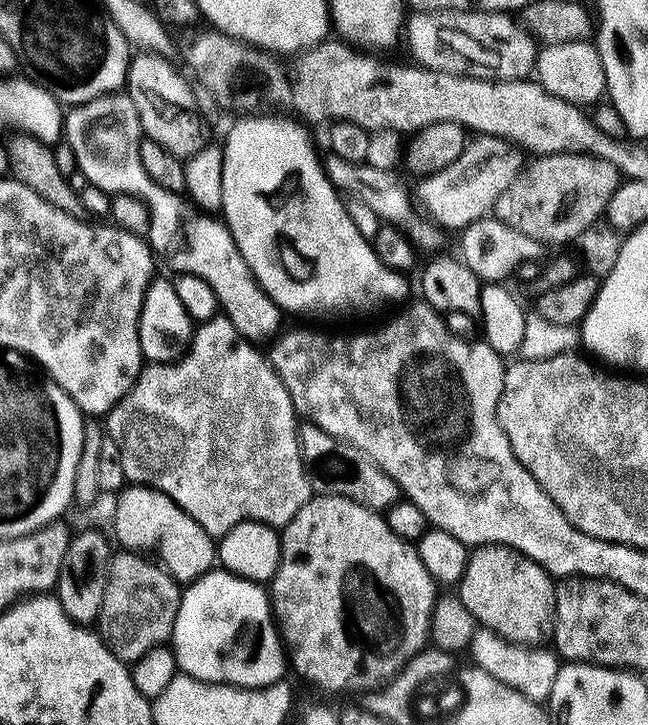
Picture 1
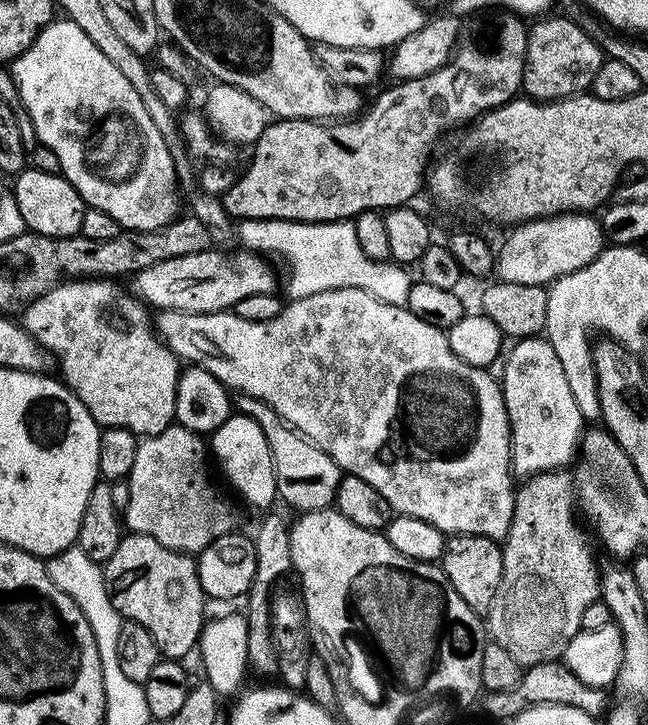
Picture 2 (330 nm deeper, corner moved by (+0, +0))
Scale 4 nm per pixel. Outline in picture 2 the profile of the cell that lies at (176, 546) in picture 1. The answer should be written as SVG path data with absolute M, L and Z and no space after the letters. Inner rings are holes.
M133 532L122 537L118 542L118 550L114 550L114 555L102 567L108 593L114 602L114 610L118 610L118 614L125 621L146 626L146 630L150 630L150 638L154 638L158 646L161 657L183 661L184 656L190 655L191 652L193 655L197 651L200 631L206 623L206 597L198 578L196 560L189 553L175 552L172 548L162 546L162 542L154 538Z

